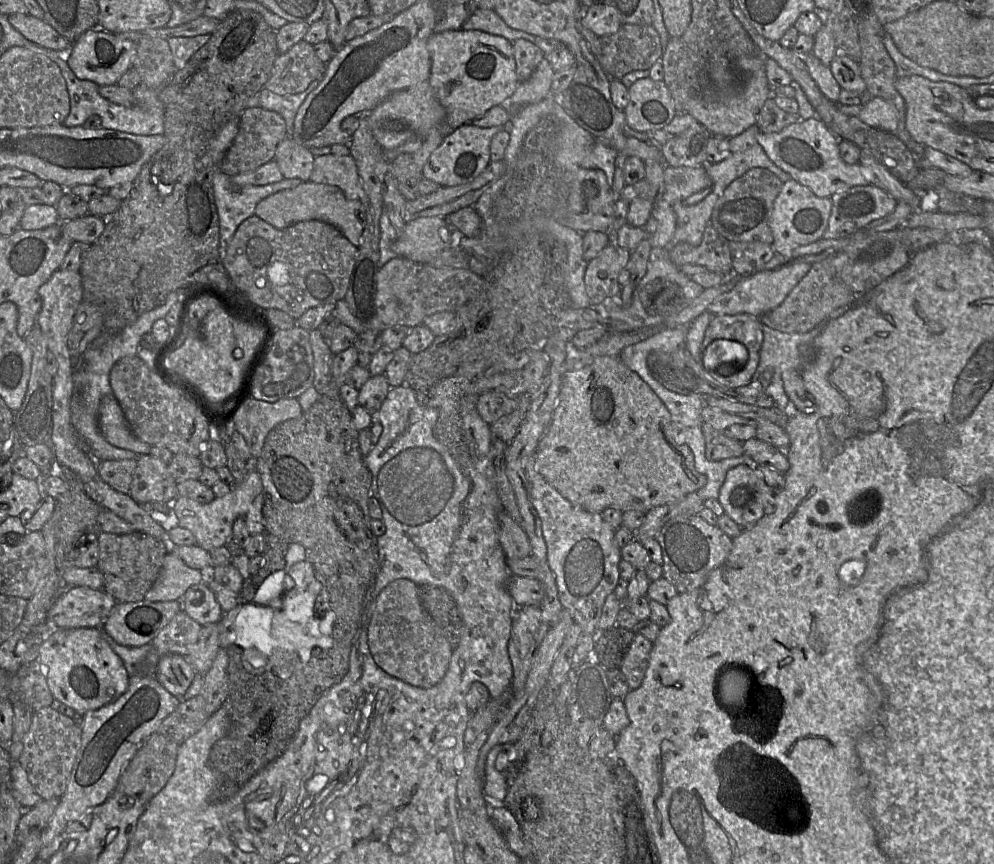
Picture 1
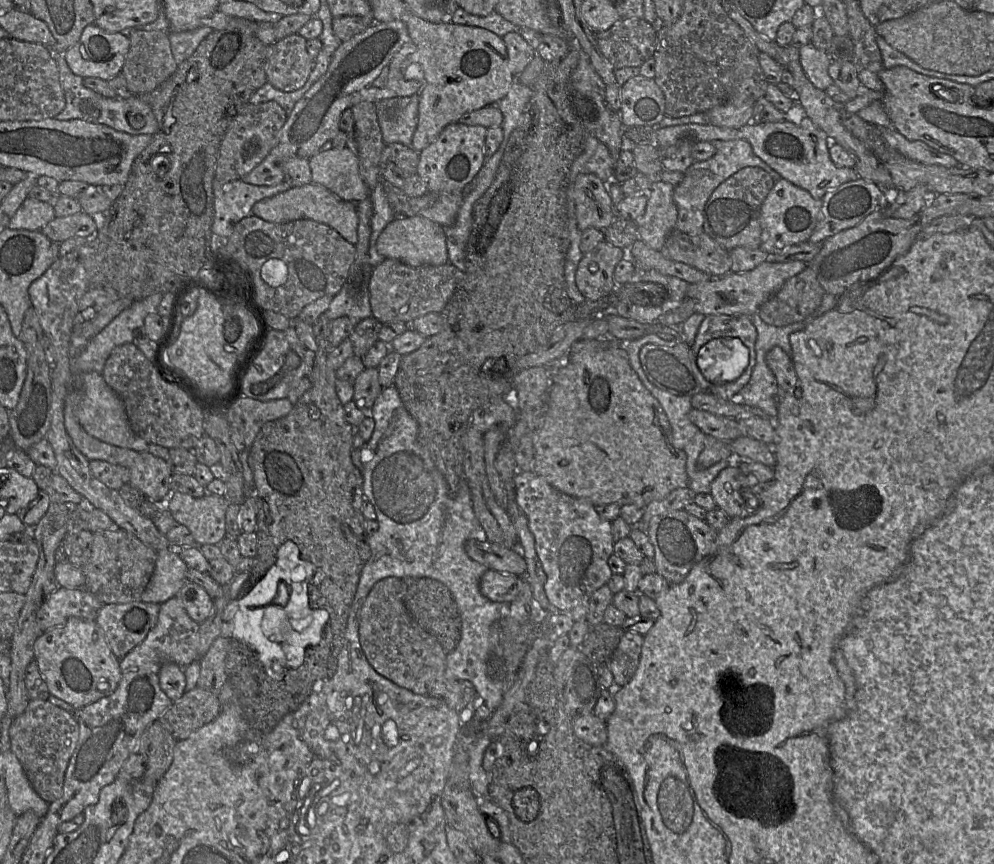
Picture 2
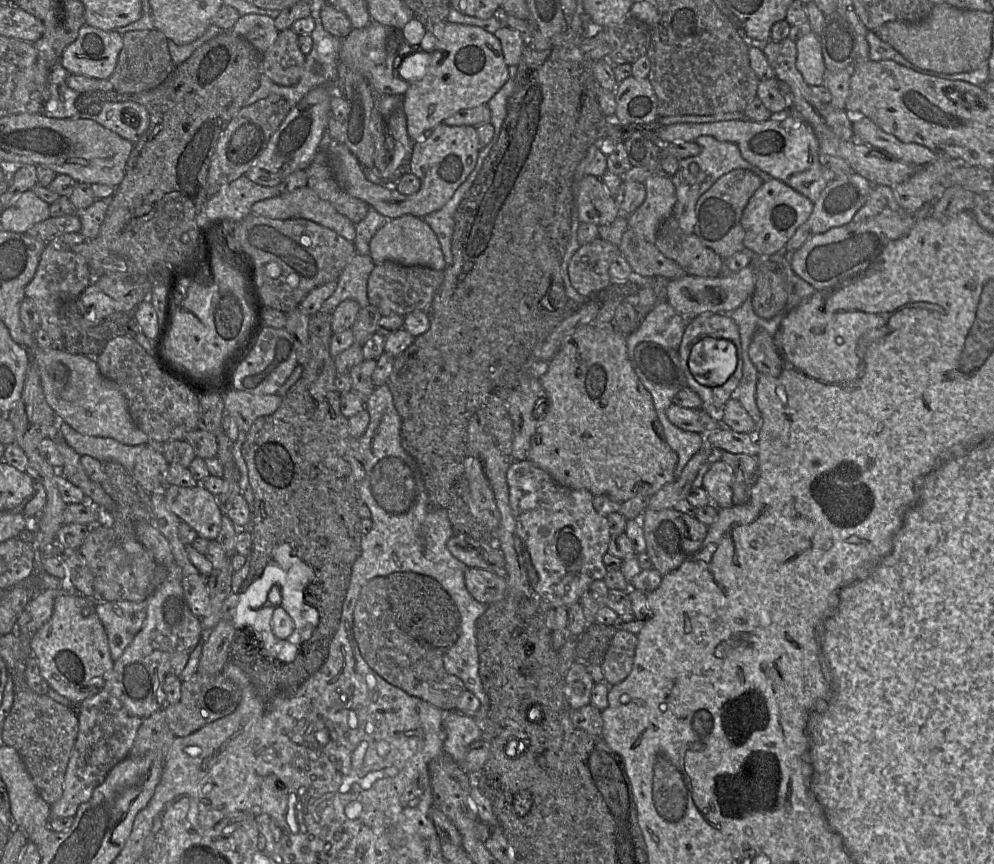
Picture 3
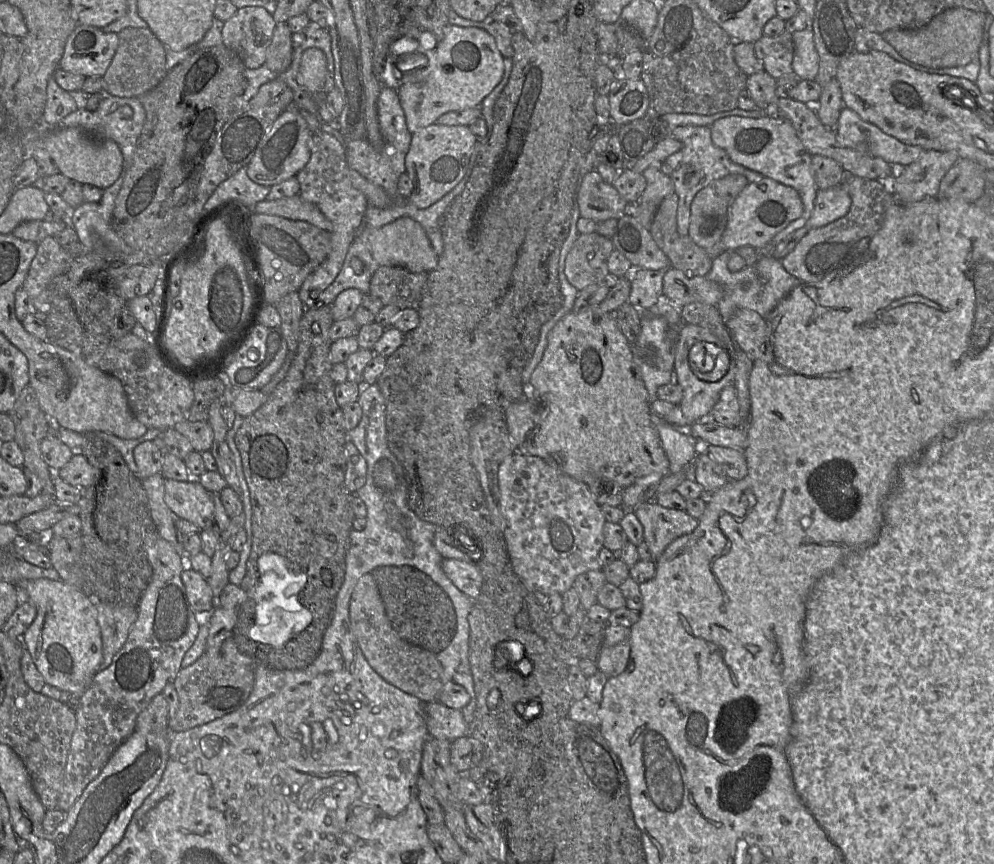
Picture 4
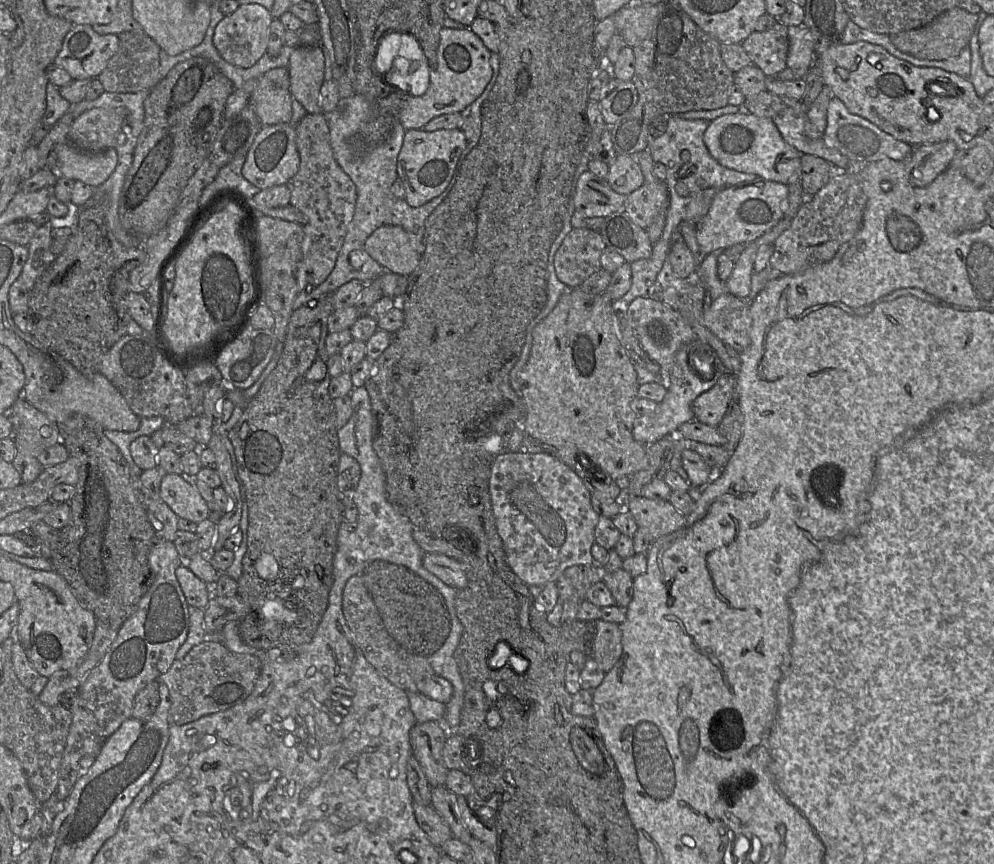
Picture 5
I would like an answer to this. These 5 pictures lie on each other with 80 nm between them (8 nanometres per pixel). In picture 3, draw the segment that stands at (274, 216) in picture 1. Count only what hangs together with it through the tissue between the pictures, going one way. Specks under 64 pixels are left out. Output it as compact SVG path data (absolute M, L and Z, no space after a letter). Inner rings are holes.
M307 186L258 201L252 206L252 213L280 220L294 218L312 220L351 242L356 236L355 224Z

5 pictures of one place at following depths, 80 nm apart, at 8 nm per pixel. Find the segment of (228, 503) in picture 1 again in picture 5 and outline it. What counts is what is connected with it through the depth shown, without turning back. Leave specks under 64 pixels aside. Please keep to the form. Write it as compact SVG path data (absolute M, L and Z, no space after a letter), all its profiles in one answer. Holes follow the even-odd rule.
M167 473L161 481L160 497L179 518L196 524L209 518L209 507L197 490L194 479L183 474Z

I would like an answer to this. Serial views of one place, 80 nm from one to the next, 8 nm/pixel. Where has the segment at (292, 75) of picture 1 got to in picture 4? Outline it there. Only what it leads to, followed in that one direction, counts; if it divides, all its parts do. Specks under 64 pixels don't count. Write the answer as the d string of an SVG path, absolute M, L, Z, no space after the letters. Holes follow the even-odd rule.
M276 23L264 65L275 73L285 72L293 55L292 32L286 23Z

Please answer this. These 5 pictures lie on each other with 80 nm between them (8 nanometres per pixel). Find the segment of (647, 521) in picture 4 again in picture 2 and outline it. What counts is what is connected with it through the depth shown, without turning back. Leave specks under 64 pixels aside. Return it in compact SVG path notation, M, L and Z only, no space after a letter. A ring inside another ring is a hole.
M685 510L671 511L652 519L646 533L654 546L656 572L670 585L683 582L691 569L711 553L718 534L704 520Z

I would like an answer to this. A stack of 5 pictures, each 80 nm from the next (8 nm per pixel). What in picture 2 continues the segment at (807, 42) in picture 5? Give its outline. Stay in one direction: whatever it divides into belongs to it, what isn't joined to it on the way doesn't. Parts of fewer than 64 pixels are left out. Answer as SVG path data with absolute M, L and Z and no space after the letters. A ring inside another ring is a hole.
M812 43L799 49L800 63L810 82L825 91L833 83L828 74L830 59L825 51L817 49Z

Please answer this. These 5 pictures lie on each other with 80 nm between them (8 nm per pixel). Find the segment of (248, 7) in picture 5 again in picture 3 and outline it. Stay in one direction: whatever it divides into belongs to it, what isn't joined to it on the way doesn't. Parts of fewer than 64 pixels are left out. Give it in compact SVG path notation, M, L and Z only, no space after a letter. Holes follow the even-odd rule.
M260 14L240 16L231 31L250 42L261 55L274 44L279 33L274 20Z

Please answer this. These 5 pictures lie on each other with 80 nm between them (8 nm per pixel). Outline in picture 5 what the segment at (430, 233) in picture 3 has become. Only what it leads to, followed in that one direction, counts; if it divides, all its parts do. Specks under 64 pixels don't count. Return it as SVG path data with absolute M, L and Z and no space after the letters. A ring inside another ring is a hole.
M383 225L377 228L367 238L365 249L385 271L404 276L412 275L421 259L421 254L411 245L408 233L398 225Z

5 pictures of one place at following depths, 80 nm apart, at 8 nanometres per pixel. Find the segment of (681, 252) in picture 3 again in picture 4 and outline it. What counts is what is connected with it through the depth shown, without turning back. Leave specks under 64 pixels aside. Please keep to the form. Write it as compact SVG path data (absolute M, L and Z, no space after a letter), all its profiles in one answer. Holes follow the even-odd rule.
M677 195L666 196L660 203L648 229L656 245L669 258L670 264L687 276L706 277L712 267L712 257L693 242L688 235L681 235L677 228Z

